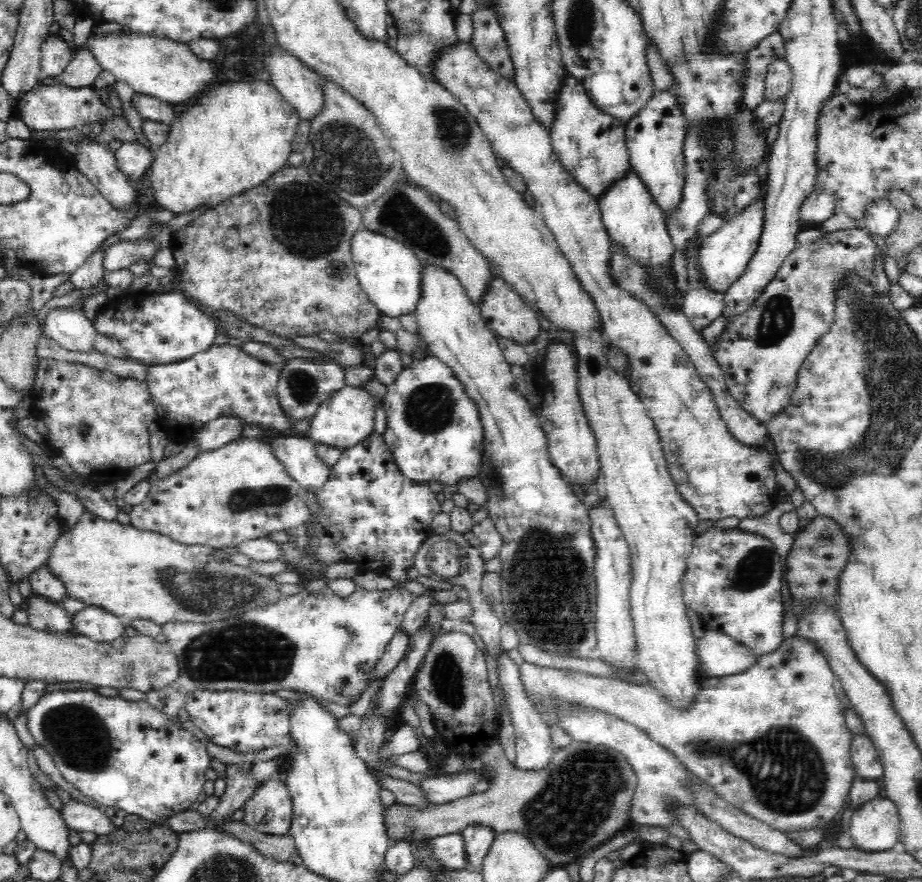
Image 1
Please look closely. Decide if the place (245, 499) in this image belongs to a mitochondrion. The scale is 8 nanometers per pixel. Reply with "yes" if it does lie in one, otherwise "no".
yes

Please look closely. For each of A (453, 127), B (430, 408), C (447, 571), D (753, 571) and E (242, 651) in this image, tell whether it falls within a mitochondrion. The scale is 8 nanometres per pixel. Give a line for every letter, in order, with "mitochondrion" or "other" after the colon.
A: mitochondrion
B: mitochondrion
C: mitochondrion
D: mitochondrion
E: mitochondrion

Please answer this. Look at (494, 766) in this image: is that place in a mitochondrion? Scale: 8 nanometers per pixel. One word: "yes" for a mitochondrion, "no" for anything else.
no

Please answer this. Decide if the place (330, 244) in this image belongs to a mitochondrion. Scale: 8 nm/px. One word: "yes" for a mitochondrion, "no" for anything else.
yes

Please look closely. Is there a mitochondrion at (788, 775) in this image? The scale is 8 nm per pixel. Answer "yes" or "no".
yes

